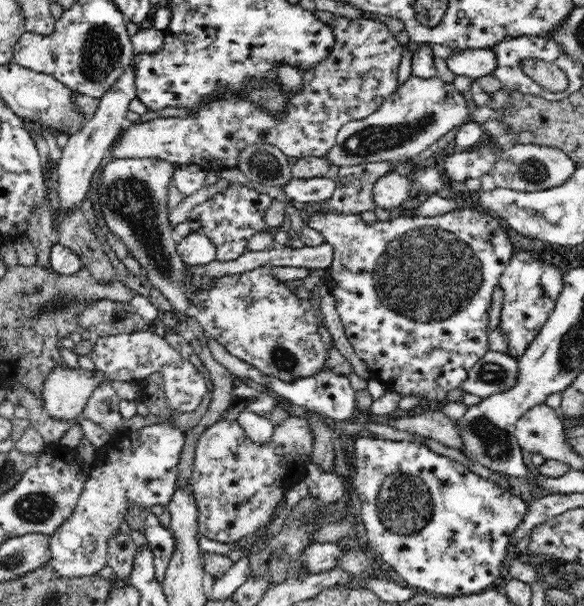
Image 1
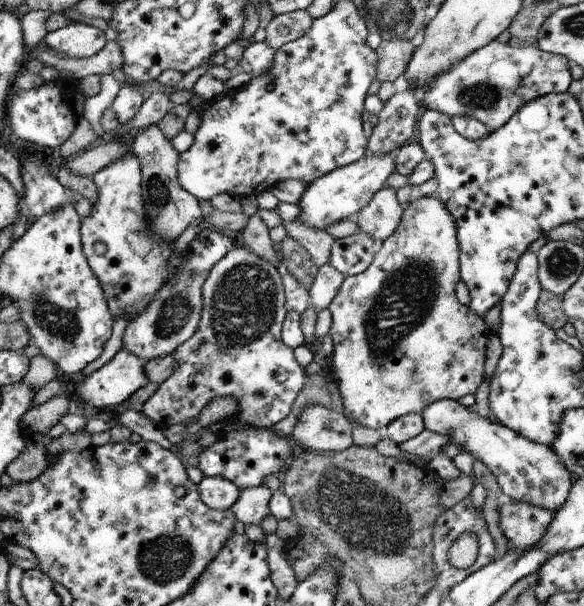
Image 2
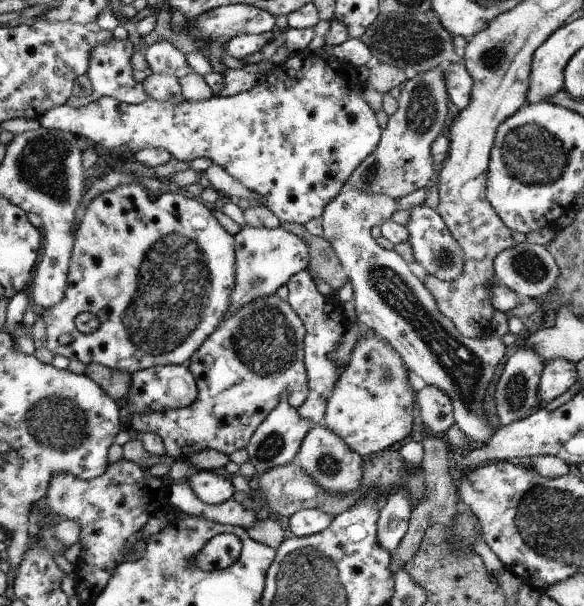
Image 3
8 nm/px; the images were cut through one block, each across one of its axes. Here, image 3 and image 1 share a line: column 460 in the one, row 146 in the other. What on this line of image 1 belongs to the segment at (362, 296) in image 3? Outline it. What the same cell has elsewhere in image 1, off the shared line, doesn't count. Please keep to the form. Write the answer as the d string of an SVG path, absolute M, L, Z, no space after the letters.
M411 75L370 117L345 123L335 146L324 157L338 167L412 159L448 132L453 134L469 116L466 100L453 83Z

